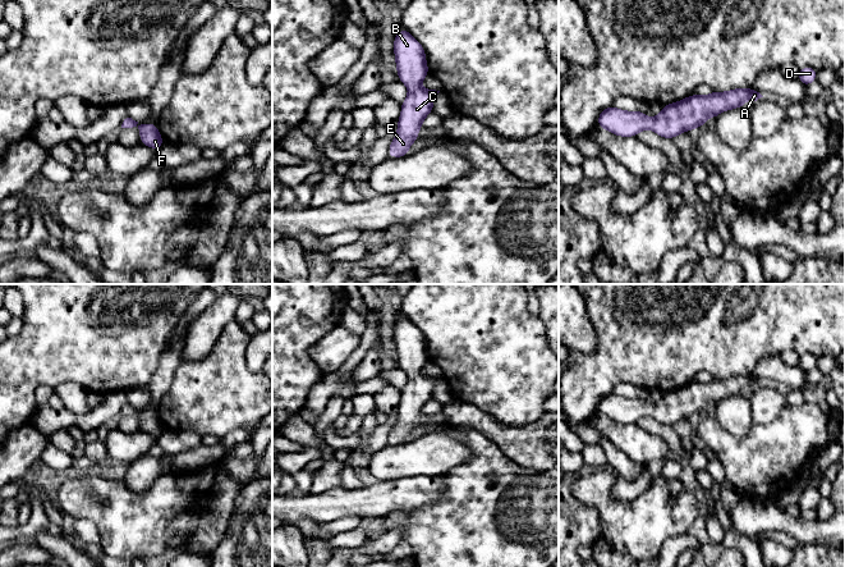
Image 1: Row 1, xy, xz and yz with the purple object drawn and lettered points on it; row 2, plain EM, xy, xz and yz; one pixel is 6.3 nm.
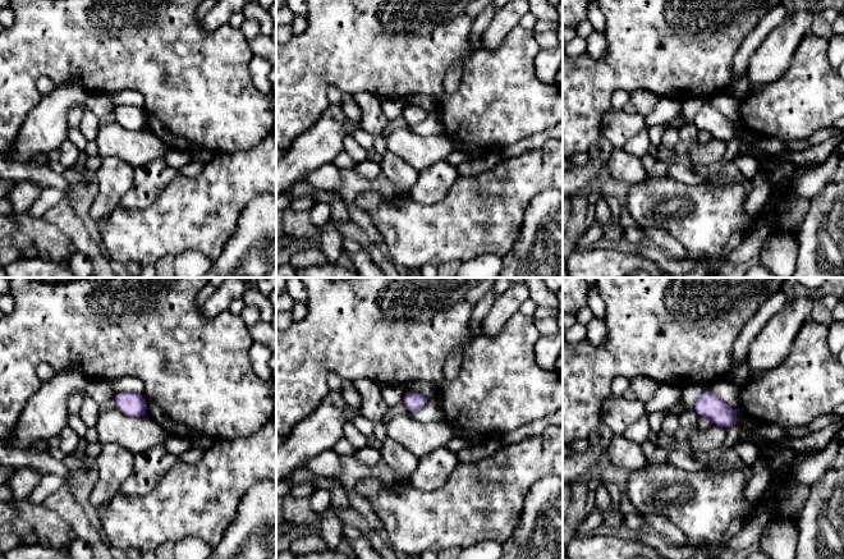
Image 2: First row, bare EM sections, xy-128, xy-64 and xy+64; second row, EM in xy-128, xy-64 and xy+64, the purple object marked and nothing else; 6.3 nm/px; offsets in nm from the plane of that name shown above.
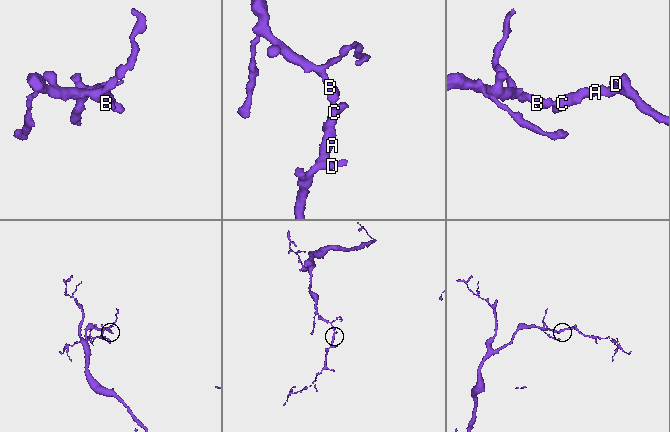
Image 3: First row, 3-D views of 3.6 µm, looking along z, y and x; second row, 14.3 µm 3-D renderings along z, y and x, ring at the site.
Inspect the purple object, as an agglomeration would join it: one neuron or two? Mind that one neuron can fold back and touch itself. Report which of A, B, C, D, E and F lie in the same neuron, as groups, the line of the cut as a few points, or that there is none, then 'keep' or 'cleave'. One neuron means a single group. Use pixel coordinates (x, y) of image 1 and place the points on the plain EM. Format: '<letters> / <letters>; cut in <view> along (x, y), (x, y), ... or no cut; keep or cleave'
A B C D E F; no cut; keep

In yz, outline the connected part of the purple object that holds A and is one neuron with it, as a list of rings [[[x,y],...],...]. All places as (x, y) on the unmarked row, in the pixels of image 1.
[[[735,375],[727,379],[712,378],[708,383],[692,383],[662,393],[662,398],[649,406],[643,398],[624,398],[609,393],[598,402],[597,412],[620,424],[634,424],[651,415],[660,424],[675,425],[679,420],[704,412],[708,403],[716,404],[725,397],[743,394],[748,387],[763,384],[756,375]]]

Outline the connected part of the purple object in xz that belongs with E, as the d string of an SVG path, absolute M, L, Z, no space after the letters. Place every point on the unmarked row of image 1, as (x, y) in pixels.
M400 316L395 321L394 339L399 367L410 376L401 390L401 401L398 407L398 421L391 429L387 439L389 444L401 444L408 442L410 431L418 426L418 417L422 415L422 408L433 397L433 387L440 378L419 374L430 357L426 349L423 333L407 316Z

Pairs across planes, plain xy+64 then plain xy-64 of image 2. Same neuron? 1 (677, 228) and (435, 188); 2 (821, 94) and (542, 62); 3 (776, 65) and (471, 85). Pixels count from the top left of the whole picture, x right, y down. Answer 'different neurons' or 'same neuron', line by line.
1: different neurons
2: different neurons
3: different neurons

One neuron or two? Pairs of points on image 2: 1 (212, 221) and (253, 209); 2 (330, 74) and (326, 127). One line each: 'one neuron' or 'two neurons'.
1: two neurons
2: two neurons

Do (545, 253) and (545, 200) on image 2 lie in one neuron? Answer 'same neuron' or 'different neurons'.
same neuron

